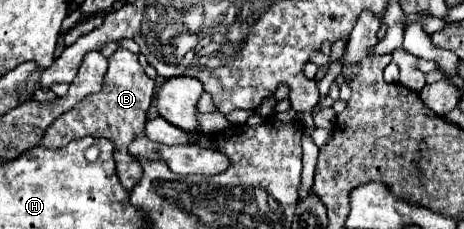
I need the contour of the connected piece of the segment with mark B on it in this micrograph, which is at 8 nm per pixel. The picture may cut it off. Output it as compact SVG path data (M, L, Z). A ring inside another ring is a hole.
M118 47L110 57L108 57L108 71L102 81L102 89L98 93L92 93L84 97L76 107L70 111L62 113L48 129L44 129L40 147L46 149L62 149L74 139L82 139L86 135L94 137L106 137L116 143L114 151L114 161L116 161L116 173L126 191L132 191L132 187L142 179L142 165L138 159L134 159L128 151L130 143L144 135L144 125L146 125L146 111L150 107L154 93L154 81L144 73L144 69L138 63L138 57L130 53L128 49Z

